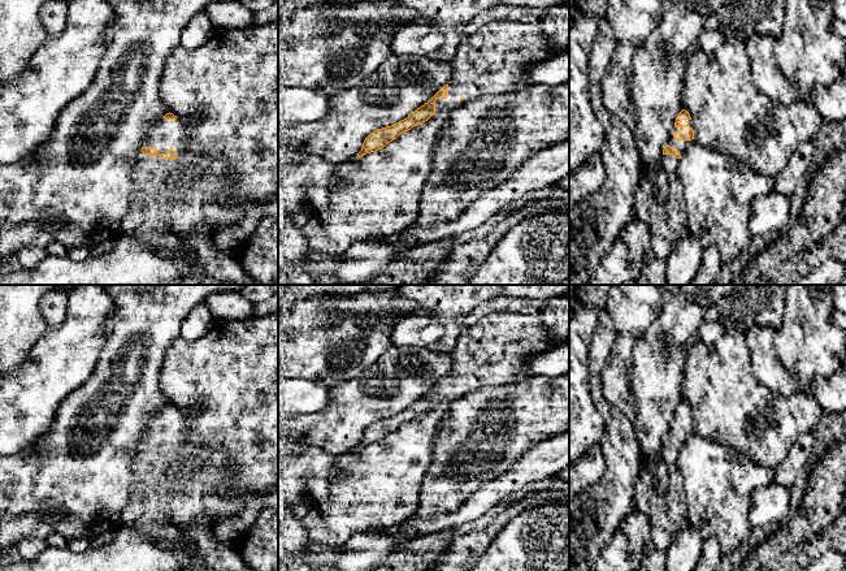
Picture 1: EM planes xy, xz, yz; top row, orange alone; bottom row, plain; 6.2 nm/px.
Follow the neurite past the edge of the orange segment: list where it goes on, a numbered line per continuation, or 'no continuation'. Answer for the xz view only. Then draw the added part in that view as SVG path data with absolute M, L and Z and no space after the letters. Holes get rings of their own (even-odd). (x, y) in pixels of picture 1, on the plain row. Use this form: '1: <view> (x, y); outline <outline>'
1: xz (494, 351); outline M498 310L483 316L476 325L464 330L451 352L454 365L448 373L447 389L435 392L435 405L452 403L472 392L487 386L500 386L529 377L526 359L552 347L542 320L535 315Z

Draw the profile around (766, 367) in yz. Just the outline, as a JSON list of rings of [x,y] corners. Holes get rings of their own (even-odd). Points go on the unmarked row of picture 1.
[[[752,325],[745,333],[750,354],[750,373],[771,392],[782,397],[795,393],[797,380],[781,364],[775,349],[776,330]]]

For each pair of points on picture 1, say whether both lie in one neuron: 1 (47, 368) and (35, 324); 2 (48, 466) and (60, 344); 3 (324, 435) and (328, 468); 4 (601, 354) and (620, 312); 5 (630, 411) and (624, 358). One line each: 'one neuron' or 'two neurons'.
1: two neurons
2: two neurons
3: two neurons
4: two neurons
5: one neuron

